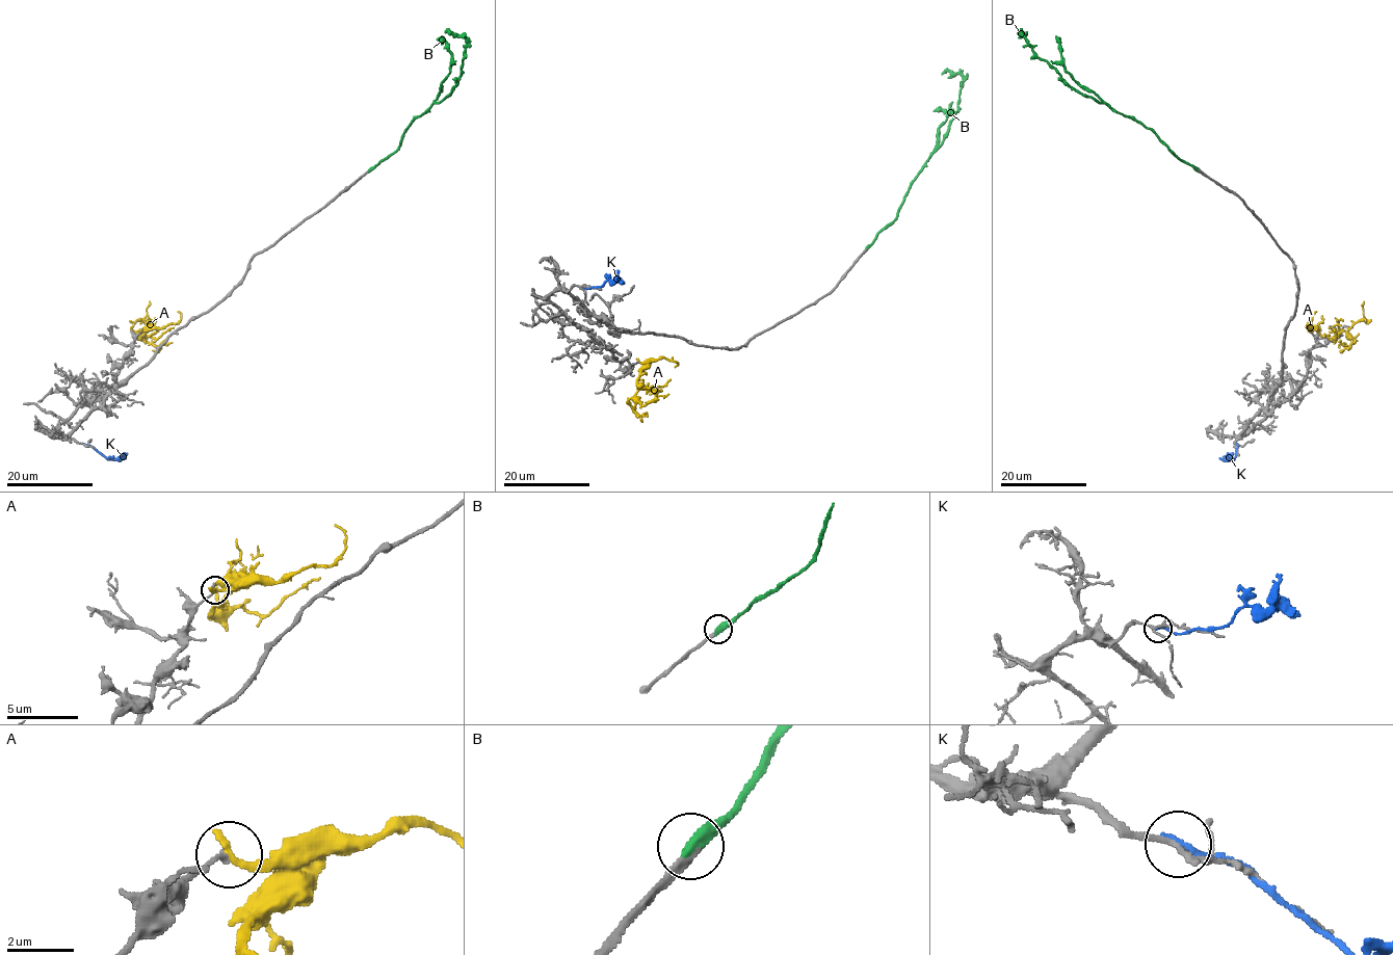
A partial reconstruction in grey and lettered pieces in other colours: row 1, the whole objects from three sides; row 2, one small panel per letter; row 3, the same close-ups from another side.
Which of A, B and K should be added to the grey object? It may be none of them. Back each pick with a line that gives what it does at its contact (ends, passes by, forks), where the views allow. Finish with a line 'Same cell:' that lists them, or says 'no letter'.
B: It ends there
Same cell: B

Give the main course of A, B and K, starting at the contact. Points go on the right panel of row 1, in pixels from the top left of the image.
A: (1311, 332), (1316, 330), (1331, 339), (1338, 330), (1346, 332), (1365, 318), (1364, 301)
B: (1198, 169), (1181, 160), (1151, 130), (1072, 87), (1036, 55), (1020, 33), (1022, 31)
K: (1236, 444), (1237, 453), (1231, 459), (1233, 453)

